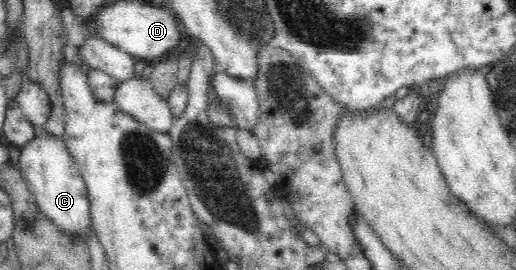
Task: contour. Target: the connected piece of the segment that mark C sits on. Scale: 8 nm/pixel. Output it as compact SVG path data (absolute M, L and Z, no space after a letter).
M36 130L34 138L22 146L16 167L39 210L53 220L56 226L83 238L86 230L91 228L90 211L88 211L90 203L82 175L63 137L52 136L45 130Z

